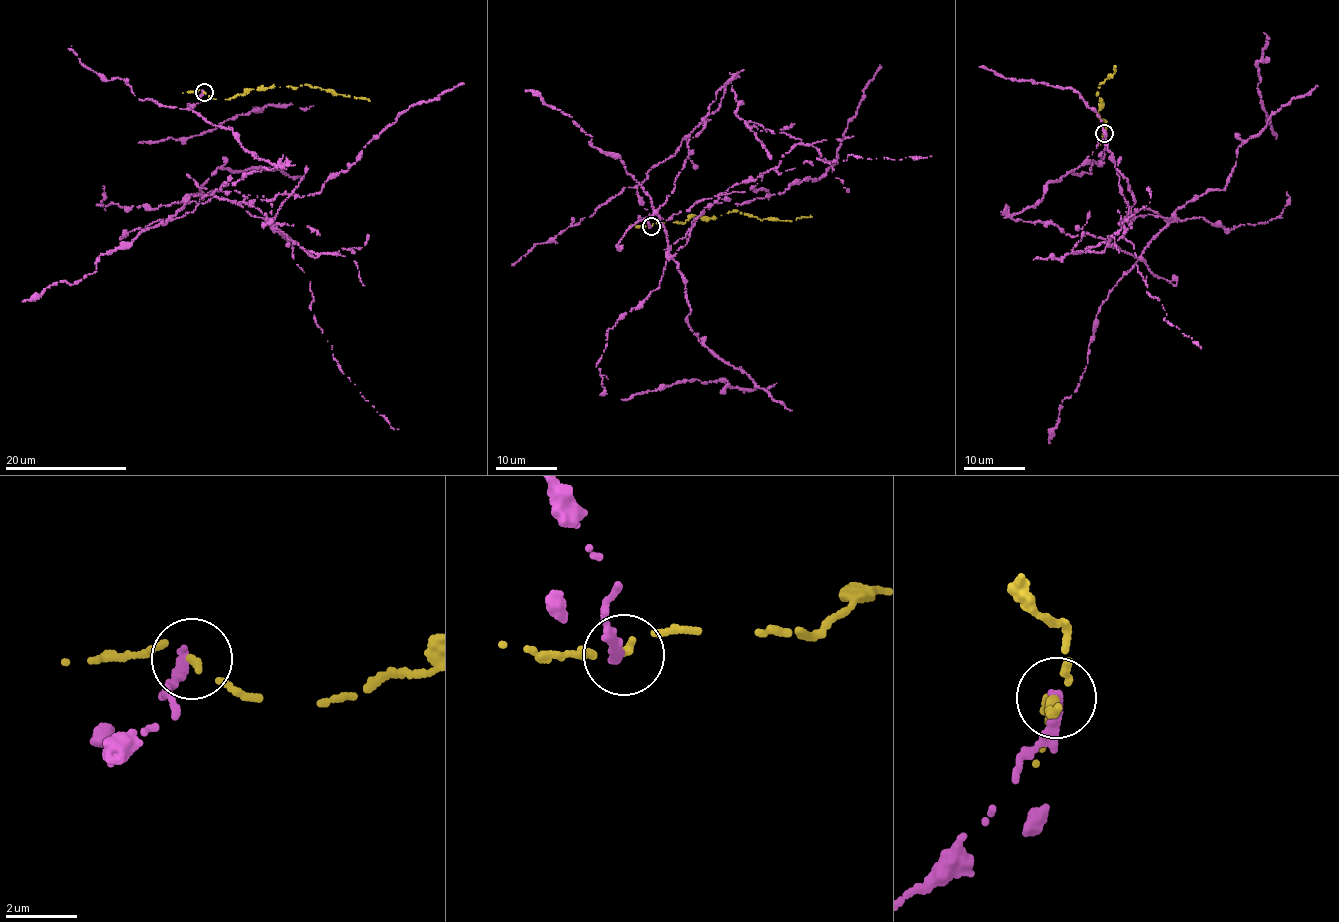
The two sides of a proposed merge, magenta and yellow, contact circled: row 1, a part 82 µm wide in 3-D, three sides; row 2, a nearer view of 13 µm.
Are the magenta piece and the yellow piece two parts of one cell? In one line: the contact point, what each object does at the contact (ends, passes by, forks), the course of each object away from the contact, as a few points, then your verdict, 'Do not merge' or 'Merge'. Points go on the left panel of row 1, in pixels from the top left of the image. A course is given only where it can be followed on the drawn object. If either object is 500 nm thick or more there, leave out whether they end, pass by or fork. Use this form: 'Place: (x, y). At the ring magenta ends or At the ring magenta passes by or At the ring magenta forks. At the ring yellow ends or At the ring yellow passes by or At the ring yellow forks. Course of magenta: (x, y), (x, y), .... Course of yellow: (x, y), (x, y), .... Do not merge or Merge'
Place: (204, 92). At the ring magenta ends. At the ring yellow passes by. Course of magenta: (203, 92), (189, 109), (275, 167), (171, 218), (214, 196), (275, 227), (290, 194), (463, 83). Course of yellow: (204, 91), (213, 98), (229, 99), (252, 89), (305, 84), (370, 101). Do not merge

